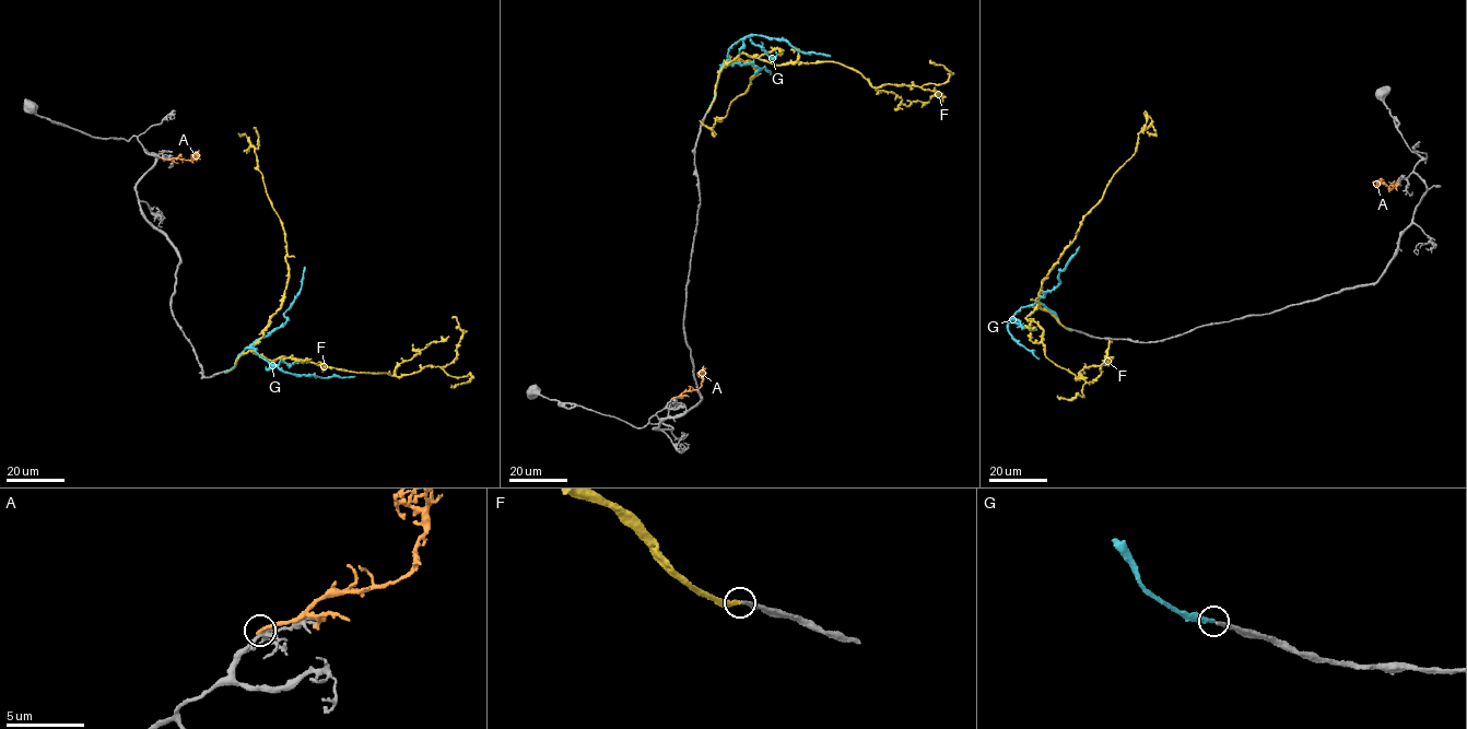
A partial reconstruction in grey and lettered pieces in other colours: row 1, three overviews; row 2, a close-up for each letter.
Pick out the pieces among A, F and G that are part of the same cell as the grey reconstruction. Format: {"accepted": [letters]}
{"accepted": ["F"]}

